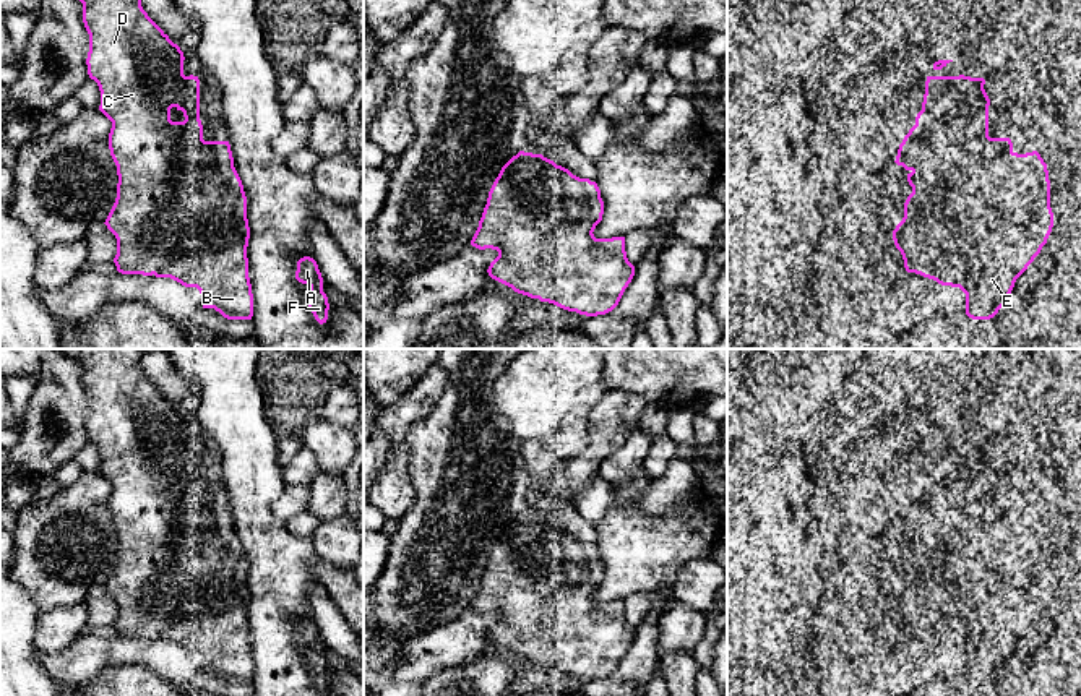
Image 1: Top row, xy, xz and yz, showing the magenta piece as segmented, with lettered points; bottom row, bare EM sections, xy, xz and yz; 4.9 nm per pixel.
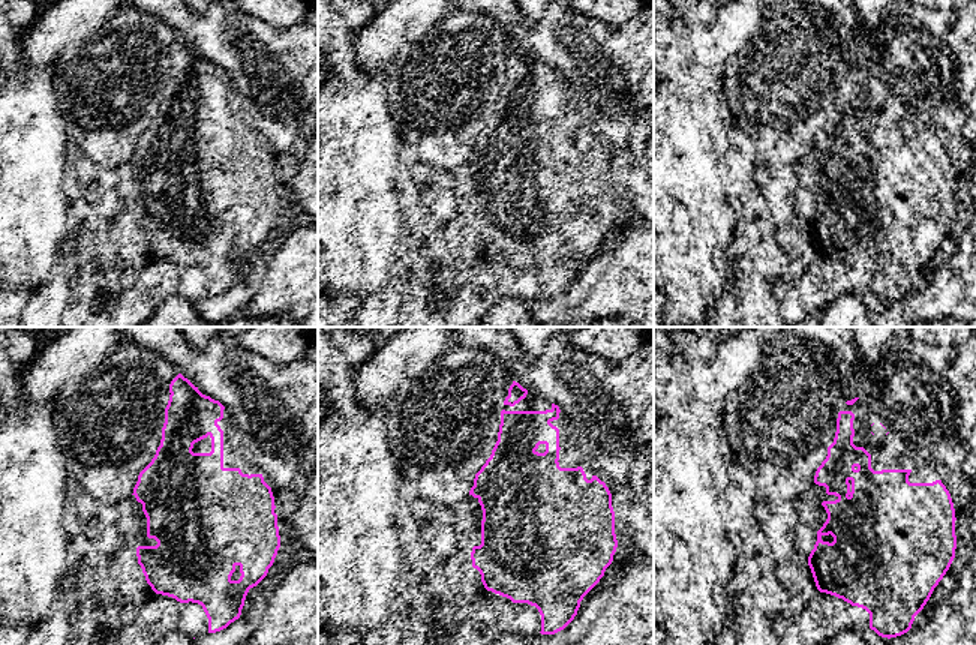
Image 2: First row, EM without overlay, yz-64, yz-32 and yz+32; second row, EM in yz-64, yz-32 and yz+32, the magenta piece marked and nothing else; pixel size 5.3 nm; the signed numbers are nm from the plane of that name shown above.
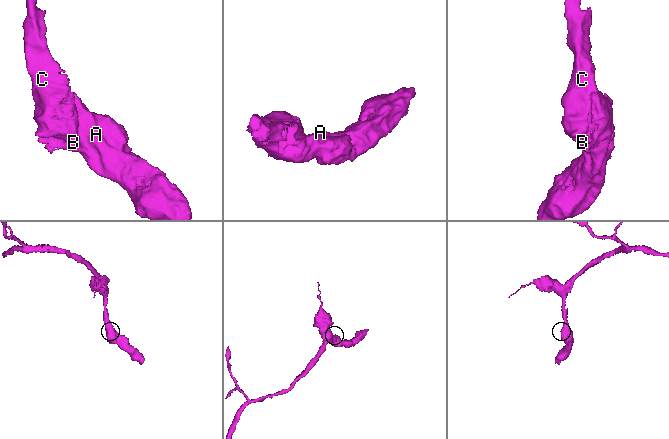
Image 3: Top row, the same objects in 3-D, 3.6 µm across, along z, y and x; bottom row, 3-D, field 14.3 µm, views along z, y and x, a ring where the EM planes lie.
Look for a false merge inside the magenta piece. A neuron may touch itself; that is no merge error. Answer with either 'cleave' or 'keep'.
keep

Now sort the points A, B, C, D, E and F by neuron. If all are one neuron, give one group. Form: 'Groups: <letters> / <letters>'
Groups: A B C D E F

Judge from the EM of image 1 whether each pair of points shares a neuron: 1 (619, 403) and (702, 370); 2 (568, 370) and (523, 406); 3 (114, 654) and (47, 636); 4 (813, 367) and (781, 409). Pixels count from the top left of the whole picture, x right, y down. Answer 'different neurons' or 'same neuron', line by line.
1: different neurons
2: same neuron
3: different neurons
4: same neuron

